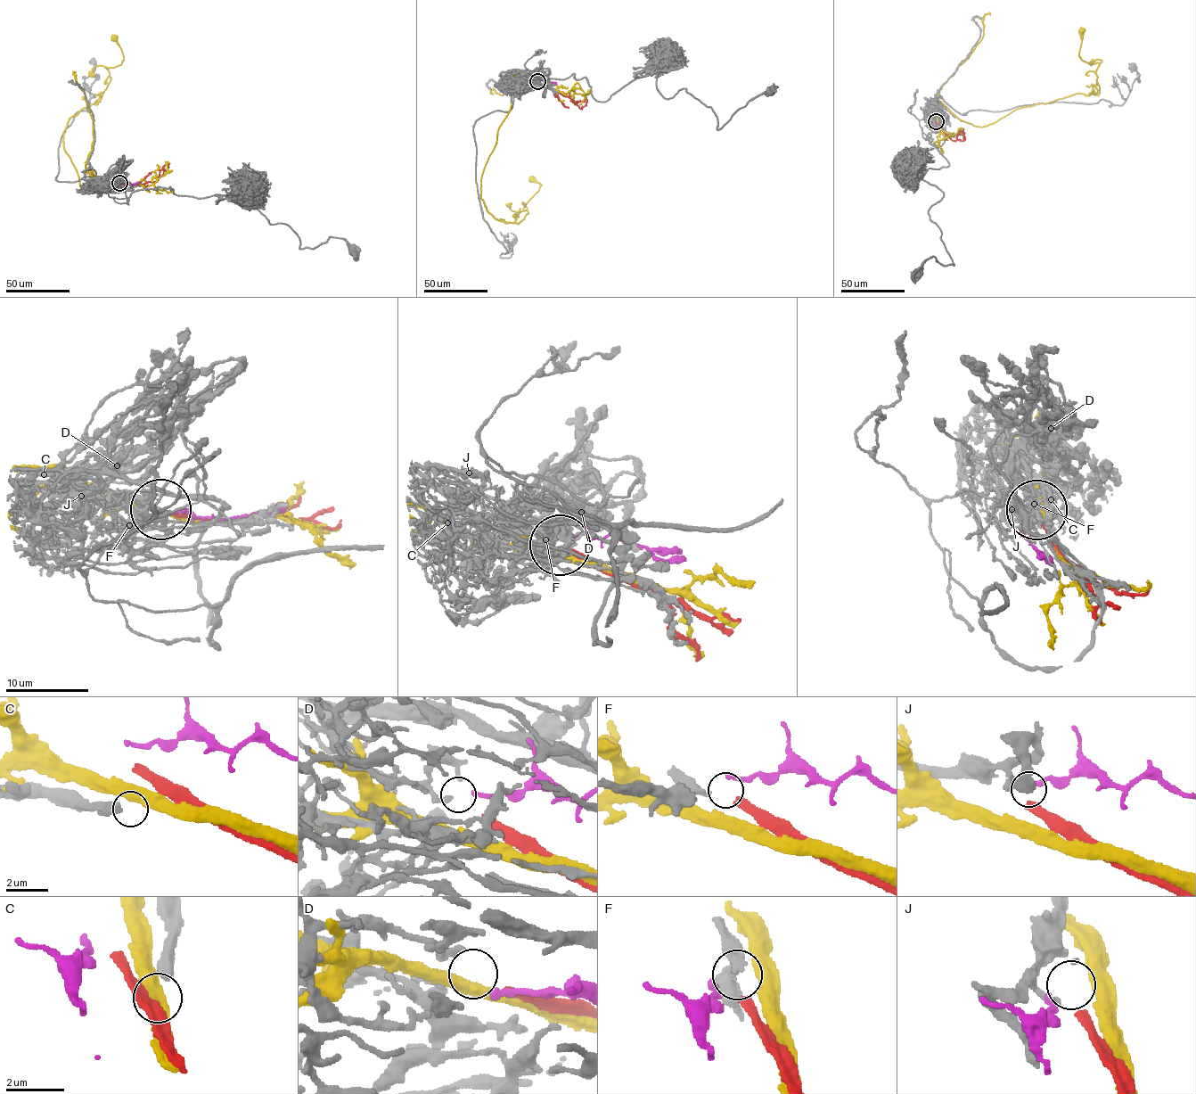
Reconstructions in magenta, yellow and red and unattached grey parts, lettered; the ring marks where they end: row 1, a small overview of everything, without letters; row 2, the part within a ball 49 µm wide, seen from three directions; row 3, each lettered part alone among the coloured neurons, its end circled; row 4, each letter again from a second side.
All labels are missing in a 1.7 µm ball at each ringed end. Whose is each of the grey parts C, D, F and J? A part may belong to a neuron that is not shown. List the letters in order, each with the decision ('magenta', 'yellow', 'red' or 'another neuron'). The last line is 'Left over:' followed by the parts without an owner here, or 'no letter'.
C: another neuron
D: magenta
F: red
J: another neuron
Left over: C, J

